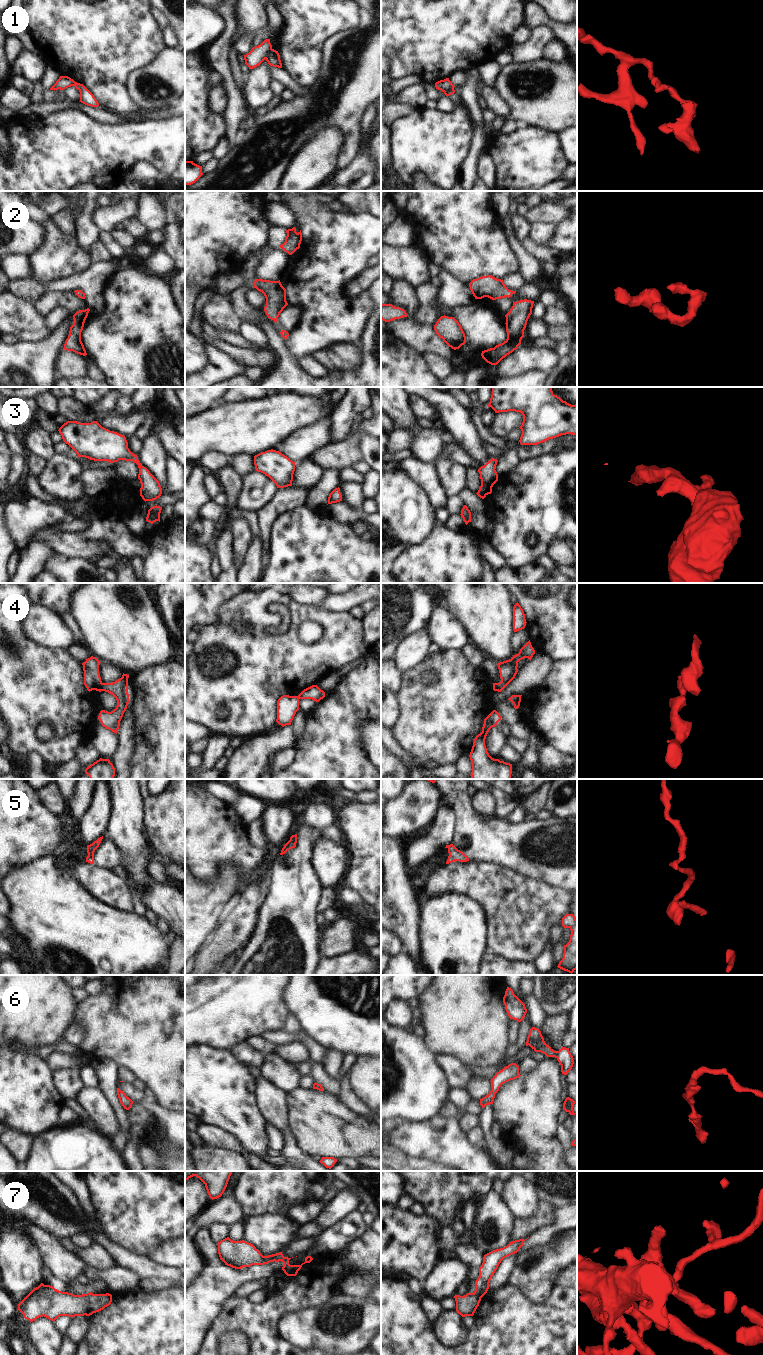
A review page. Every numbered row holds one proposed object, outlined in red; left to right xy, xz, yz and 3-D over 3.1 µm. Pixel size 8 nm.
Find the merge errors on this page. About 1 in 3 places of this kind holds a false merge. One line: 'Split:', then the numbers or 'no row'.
Split: 1, 4, 7

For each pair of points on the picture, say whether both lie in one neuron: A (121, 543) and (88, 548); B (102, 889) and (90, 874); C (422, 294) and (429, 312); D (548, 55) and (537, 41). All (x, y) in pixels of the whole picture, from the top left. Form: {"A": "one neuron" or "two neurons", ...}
{"A": "two neurons", "B": "one neuron", "C": "one neuron", "D": "two neurons"}

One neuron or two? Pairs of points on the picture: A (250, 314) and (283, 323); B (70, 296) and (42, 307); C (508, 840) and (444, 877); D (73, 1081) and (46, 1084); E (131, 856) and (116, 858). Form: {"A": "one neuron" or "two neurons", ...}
{"A": "one neuron", "B": "one neuron", "C": "two neurons", "D": "two neurons", "E": "two neurons"}

